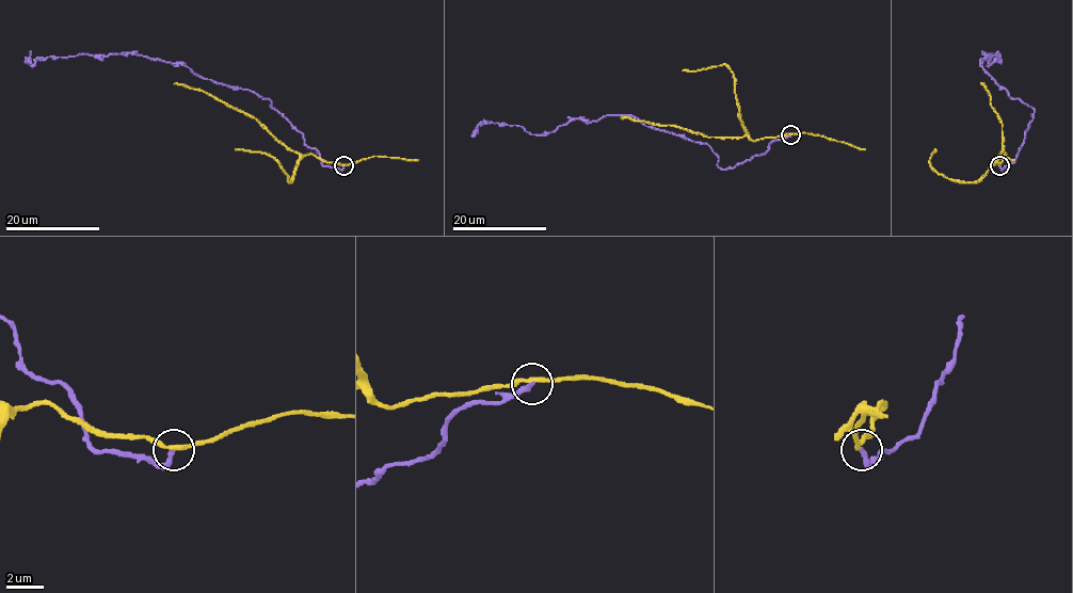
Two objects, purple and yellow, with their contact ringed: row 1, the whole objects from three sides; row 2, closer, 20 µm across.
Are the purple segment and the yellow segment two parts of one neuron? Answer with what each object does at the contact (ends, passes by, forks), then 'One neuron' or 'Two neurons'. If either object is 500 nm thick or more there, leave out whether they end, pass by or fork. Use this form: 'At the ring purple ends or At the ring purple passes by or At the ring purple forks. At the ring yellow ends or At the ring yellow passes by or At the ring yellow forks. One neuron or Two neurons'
At the ring purple ends. At the ring yellow passes by. Two neurons

